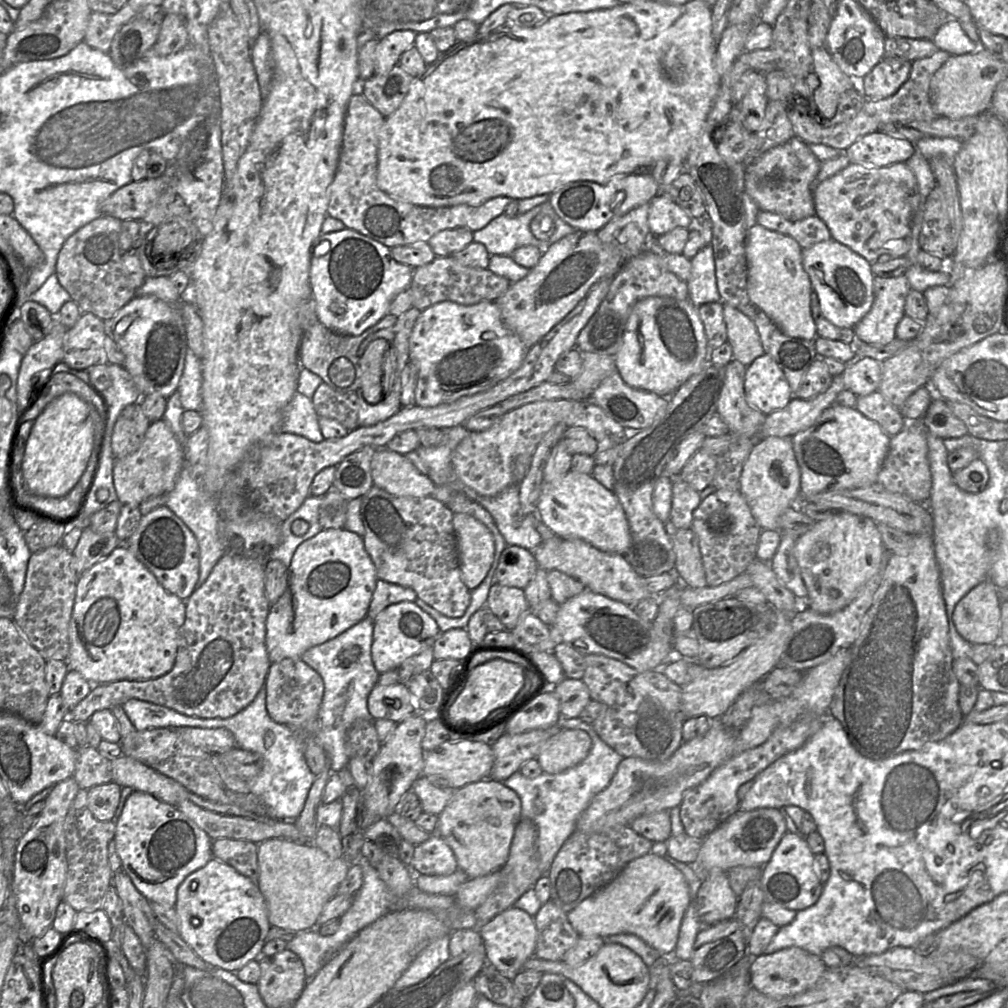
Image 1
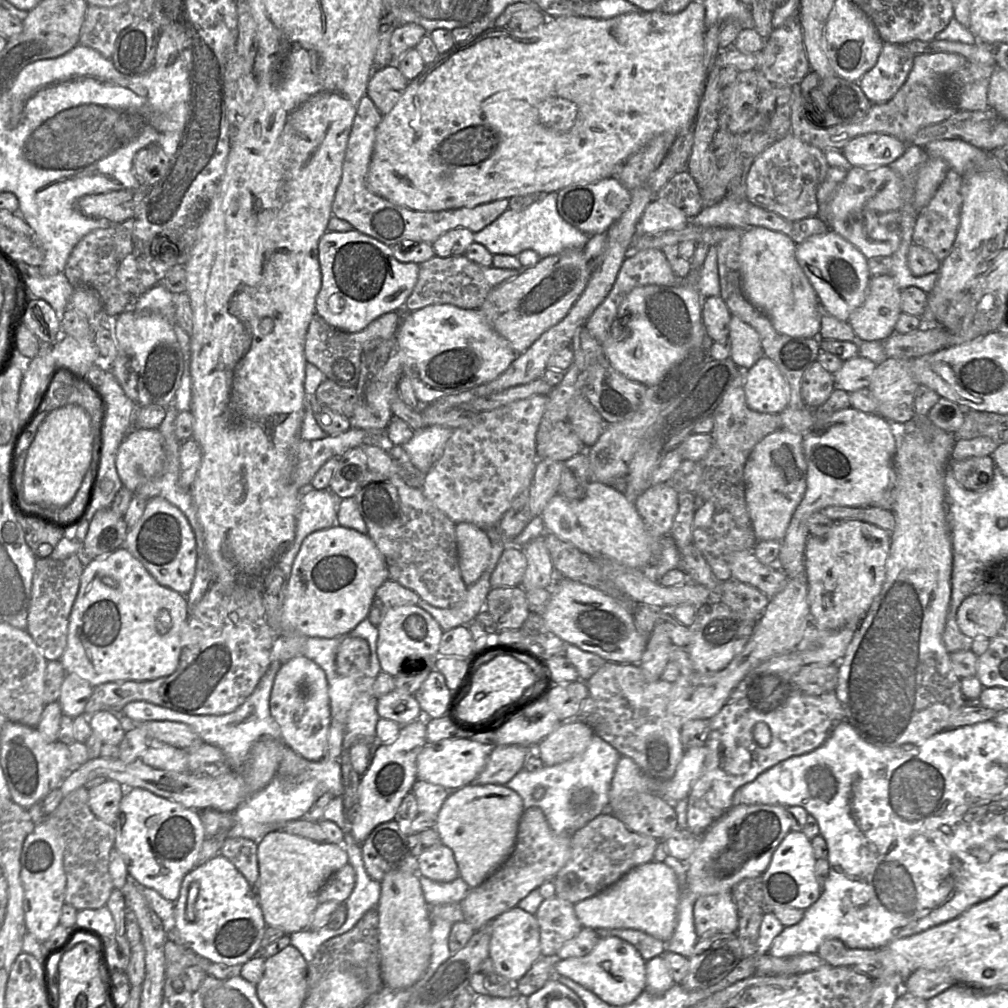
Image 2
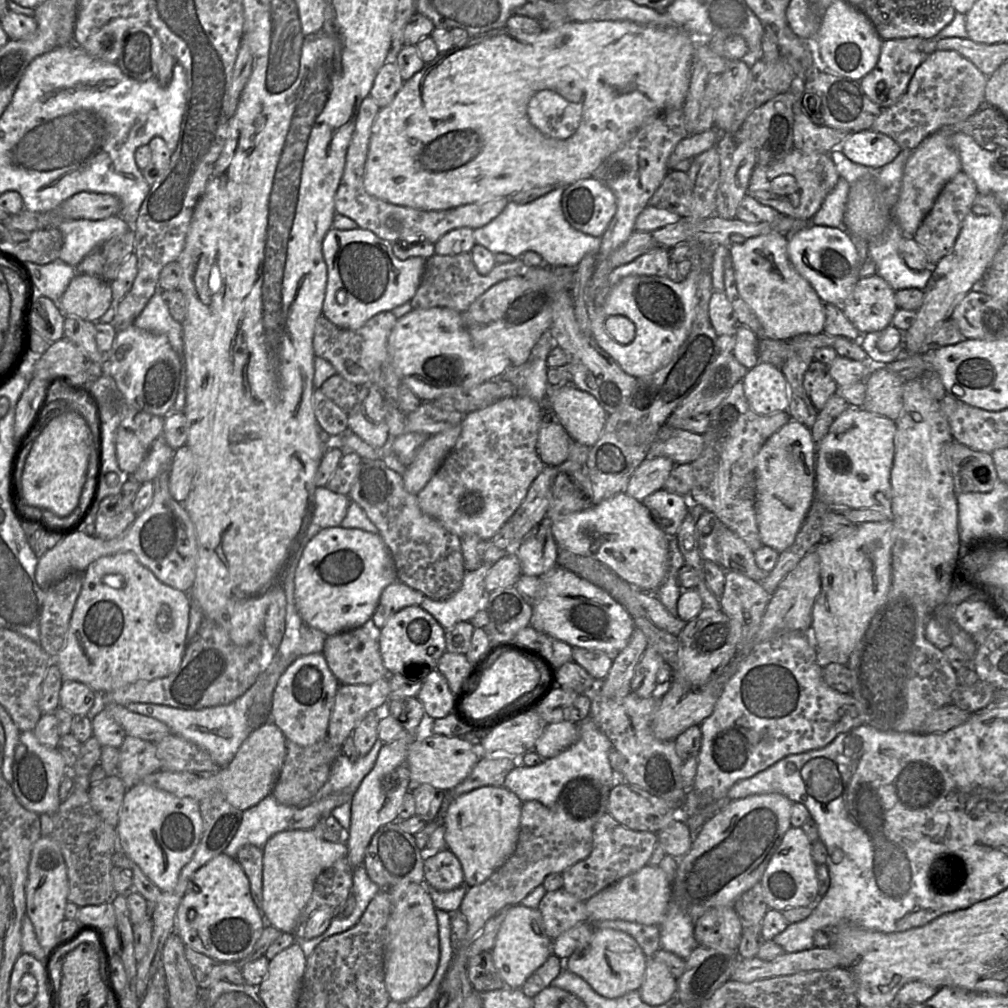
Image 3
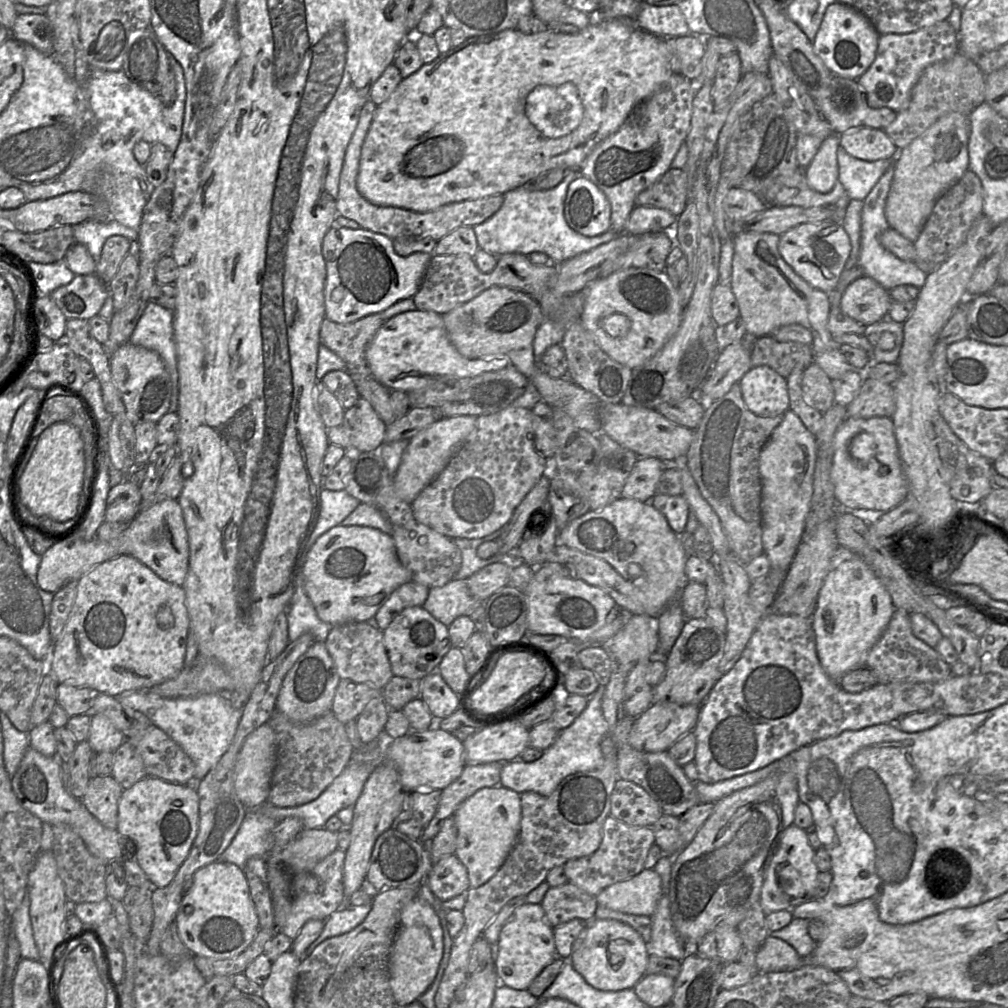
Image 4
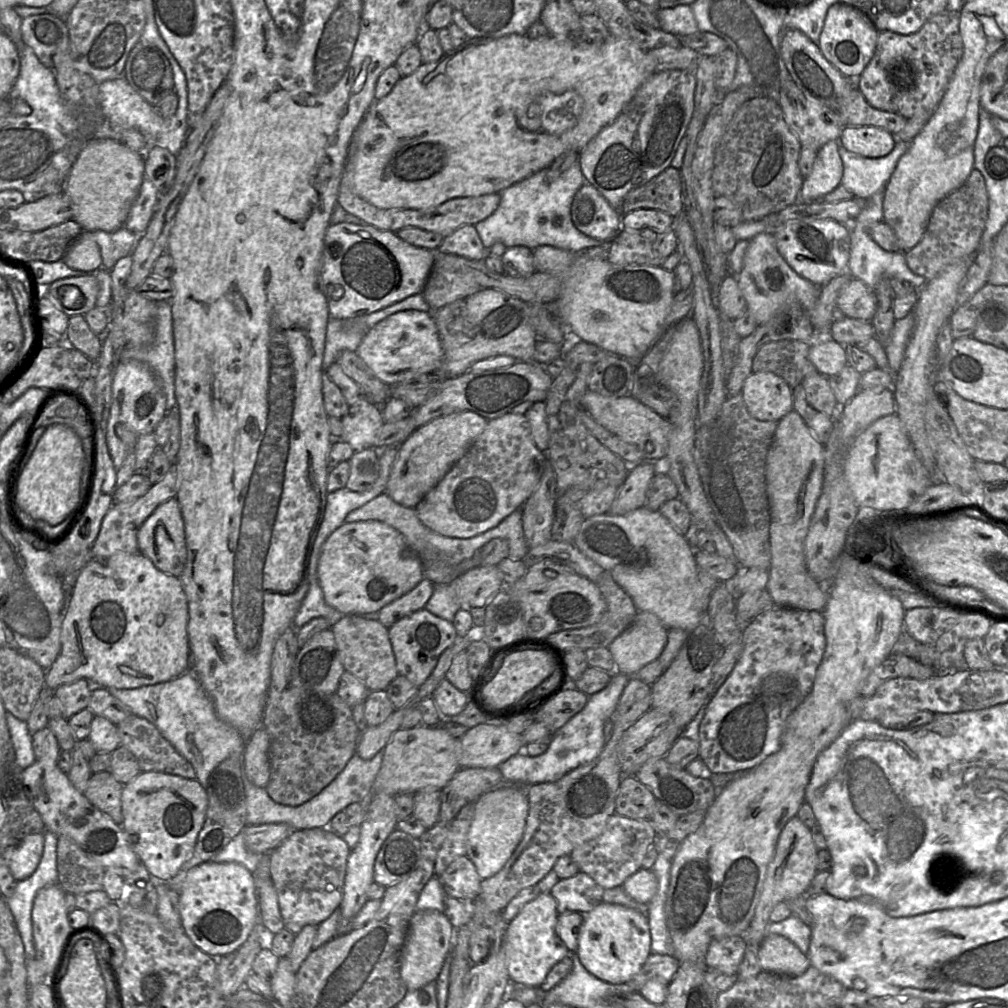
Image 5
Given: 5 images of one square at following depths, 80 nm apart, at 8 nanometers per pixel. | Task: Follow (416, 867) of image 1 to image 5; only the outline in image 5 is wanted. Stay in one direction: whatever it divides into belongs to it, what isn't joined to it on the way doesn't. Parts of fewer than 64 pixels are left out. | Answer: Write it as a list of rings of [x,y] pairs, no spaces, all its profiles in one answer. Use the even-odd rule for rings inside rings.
[[[467,856],[457,857],[437,878],[446,895],[467,903],[472,902],[480,892],[482,879]]]

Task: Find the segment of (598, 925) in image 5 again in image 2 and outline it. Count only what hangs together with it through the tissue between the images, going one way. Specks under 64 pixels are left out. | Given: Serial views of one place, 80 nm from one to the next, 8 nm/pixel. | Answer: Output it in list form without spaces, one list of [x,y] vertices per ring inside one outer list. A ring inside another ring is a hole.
[[[618,937],[600,938],[592,951],[582,957],[557,960],[554,977],[567,977],[590,990],[609,1005],[633,1002],[646,988],[646,961],[630,943]]]

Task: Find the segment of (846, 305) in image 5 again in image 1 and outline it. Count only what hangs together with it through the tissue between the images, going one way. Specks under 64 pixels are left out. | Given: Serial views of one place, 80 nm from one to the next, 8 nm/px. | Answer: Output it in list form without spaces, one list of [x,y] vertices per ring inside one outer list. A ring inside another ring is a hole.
[[[903,275],[874,276],[873,289],[873,304],[853,330],[855,339],[871,345],[885,345],[896,338],[896,327],[905,315],[906,297],[912,288]]]

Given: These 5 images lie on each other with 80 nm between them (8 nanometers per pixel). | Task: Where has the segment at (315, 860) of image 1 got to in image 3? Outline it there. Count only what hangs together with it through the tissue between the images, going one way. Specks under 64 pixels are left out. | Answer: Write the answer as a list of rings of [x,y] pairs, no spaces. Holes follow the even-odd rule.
[[[313,829],[284,830],[268,839],[263,851],[263,908],[262,915],[282,933],[295,933],[301,915],[311,898],[318,876],[340,858],[346,858],[348,848],[343,842],[328,842],[319,838]]]

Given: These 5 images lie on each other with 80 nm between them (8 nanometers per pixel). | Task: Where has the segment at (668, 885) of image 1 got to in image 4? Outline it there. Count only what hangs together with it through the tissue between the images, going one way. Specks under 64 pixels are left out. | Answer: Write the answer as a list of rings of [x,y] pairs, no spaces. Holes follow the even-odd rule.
[[[644,868],[630,879],[614,883],[598,895],[598,906],[626,914],[651,917],[662,896],[662,880],[652,868]]]

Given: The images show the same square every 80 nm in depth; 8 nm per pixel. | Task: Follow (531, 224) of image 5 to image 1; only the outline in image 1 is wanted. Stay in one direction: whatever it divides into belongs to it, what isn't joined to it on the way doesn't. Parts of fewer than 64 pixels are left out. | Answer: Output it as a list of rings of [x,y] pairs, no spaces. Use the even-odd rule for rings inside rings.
[[[545,202],[522,215],[508,217],[503,213],[497,216],[484,228],[473,232],[473,241],[482,243],[490,256],[510,256],[517,248],[528,245],[546,251],[552,244],[575,231],[556,214],[550,202]],[[539,213],[548,214],[555,223],[555,232],[547,241],[537,239],[530,230],[532,219]]]

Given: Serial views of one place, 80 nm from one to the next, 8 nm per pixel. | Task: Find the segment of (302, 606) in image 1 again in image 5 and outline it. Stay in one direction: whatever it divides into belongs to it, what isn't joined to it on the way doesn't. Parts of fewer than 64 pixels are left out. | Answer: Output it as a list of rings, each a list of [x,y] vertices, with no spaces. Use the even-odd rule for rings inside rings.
[[[368,520],[343,524],[327,538],[321,548],[317,566],[317,576],[323,591],[324,600],[329,606],[333,607],[343,615],[364,615],[366,613],[378,613],[382,607],[416,587],[416,585],[424,579],[424,570],[418,555],[407,546],[405,539],[396,529],[379,521]]]

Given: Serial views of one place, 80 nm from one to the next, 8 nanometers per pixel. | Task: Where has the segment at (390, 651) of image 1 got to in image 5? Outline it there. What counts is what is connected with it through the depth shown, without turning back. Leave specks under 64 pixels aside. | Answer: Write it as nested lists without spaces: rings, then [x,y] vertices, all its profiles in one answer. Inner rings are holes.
[[[424,608],[395,622],[388,629],[388,634],[399,675],[406,677],[418,688],[431,675],[440,655],[457,638],[456,630],[451,622],[436,617]]]

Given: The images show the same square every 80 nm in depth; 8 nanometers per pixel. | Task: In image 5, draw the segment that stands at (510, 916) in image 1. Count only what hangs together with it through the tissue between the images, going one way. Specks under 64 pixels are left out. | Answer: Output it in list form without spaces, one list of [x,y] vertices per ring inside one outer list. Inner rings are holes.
[[[539,893],[508,923],[504,935],[504,954],[512,985],[540,987],[557,962],[575,954],[571,953],[557,934],[558,915],[557,902],[551,893]]]

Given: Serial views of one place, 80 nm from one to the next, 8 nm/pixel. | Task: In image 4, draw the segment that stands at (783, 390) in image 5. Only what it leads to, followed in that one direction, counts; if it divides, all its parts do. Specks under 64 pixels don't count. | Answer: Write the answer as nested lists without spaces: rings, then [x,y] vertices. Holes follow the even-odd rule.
[[[769,366],[751,367],[739,385],[747,408],[755,415],[773,417],[789,410],[786,379]]]

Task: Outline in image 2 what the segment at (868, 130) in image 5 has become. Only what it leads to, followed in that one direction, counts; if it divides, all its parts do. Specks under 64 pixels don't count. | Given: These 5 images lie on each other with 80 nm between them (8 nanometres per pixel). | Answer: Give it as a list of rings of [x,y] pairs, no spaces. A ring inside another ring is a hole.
[[[868,133],[851,139],[842,153],[852,166],[872,168],[891,164],[906,148],[907,144],[894,136]]]

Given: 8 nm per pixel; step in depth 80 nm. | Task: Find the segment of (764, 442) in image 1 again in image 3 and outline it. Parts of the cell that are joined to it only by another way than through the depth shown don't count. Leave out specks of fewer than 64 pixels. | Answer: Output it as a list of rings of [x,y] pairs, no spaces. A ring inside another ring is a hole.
[[[790,419],[755,457],[756,519],[763,545],[782,553],[794,542],[814,500],[816,444],[810,428]]]

